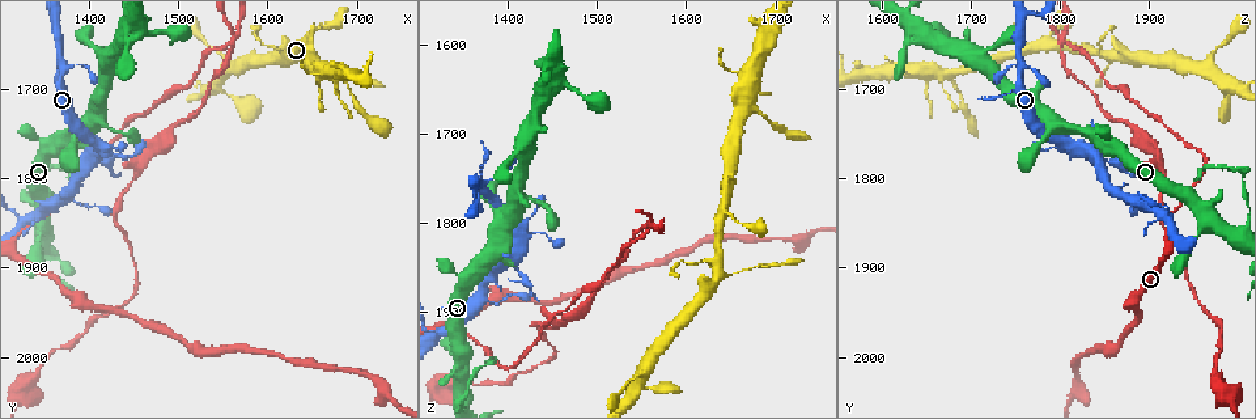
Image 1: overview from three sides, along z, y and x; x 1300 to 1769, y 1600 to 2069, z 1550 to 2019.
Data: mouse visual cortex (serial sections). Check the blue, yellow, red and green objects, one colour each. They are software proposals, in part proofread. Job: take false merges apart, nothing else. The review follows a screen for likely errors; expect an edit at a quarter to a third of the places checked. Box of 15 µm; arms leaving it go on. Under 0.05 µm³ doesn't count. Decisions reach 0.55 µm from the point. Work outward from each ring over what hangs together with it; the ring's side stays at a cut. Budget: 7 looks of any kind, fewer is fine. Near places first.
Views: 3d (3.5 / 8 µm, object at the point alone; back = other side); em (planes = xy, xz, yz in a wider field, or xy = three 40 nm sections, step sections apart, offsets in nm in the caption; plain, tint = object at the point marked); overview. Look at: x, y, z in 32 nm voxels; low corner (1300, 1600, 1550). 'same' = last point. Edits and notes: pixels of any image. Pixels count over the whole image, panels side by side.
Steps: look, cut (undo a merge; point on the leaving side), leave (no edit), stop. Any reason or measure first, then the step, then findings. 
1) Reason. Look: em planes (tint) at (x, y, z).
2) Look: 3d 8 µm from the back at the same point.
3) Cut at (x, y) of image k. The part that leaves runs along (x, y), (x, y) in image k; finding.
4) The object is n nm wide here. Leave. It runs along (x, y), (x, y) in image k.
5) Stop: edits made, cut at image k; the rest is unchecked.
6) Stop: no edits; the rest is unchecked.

Looks like a crossing. Look: 3d 3.5 µm at (1555, 1650, 1805).

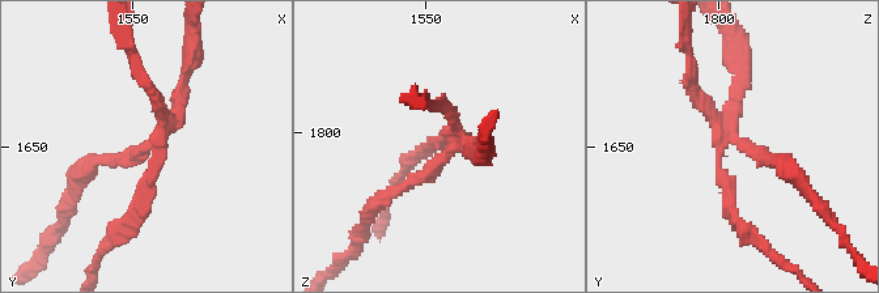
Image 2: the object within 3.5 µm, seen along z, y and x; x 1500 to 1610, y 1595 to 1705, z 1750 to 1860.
4 arms meet here; the arms are 150, 150, 150, 200 nm wide. Look: em xy step 2 (tint) at (1560, 1647, 1807).

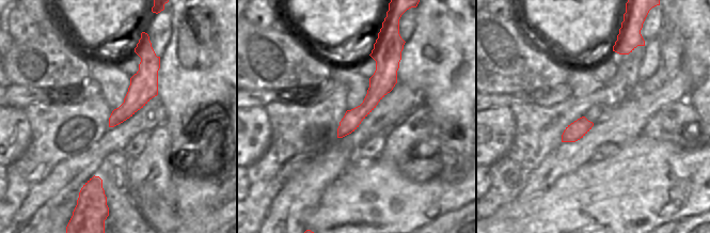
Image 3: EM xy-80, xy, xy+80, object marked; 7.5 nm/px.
Look: em xy step 3 (tint) at the same point.

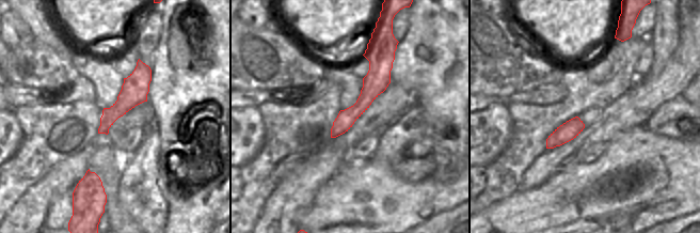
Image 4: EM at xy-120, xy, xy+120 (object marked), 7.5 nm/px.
The object is 140 nm wide here. Cut at (149, 186) of image 2. The part that leaves runs along (160, 139), (148, 199), (111, 240) in image 2; a second cell is stuck on.

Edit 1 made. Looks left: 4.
Redraw. Look: overview.

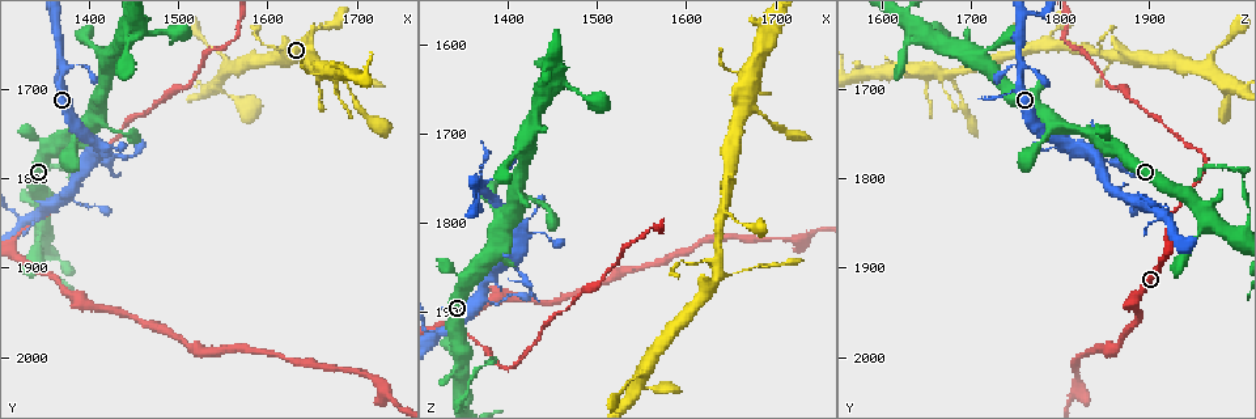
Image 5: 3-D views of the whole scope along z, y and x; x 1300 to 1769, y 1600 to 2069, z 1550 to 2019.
Abrupt turn. Look: 3d 3.5 µm at (1370, 1675, 1755).

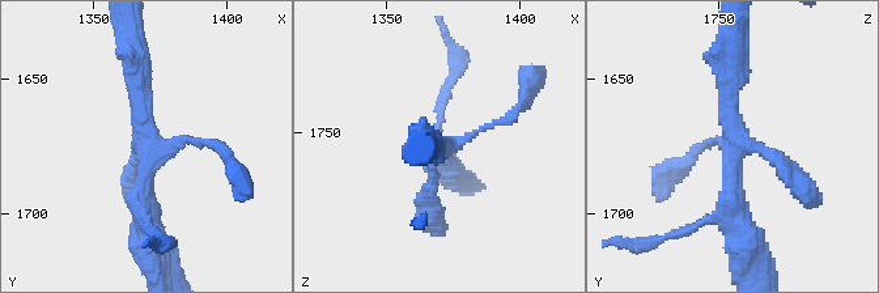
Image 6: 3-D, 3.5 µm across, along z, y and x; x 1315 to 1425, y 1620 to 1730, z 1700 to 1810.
Now the EM. Look: em xy step 3 (tint) at (1369, 1675, 1757).

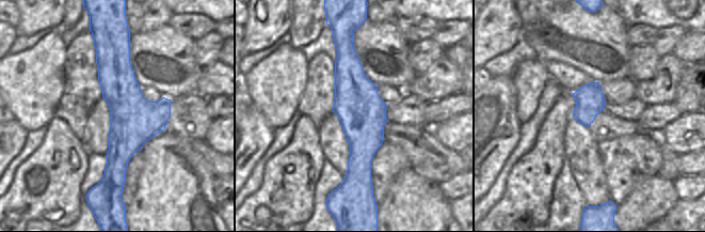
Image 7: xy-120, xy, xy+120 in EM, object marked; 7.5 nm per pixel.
Leave. It runs along (346, 42), (361, 110), (363, 183) in image 7; one cell here.

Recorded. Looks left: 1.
Stop: edits made, cut at image 2; the rest is unchecked.

